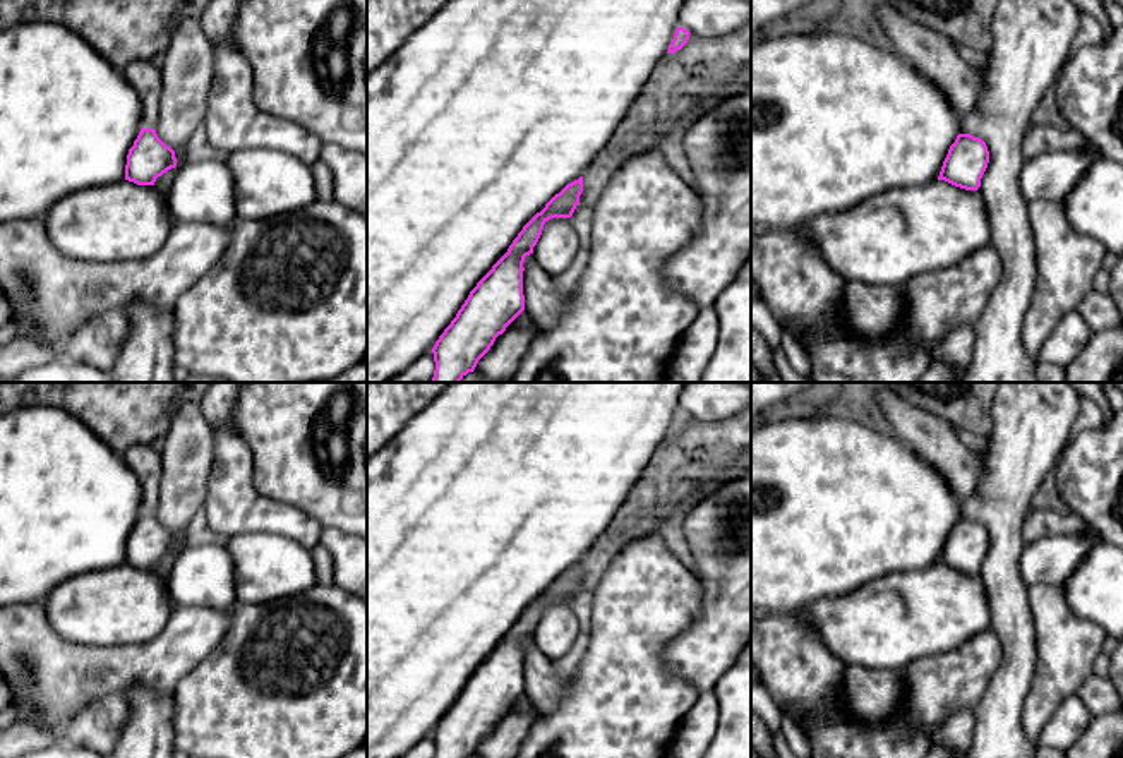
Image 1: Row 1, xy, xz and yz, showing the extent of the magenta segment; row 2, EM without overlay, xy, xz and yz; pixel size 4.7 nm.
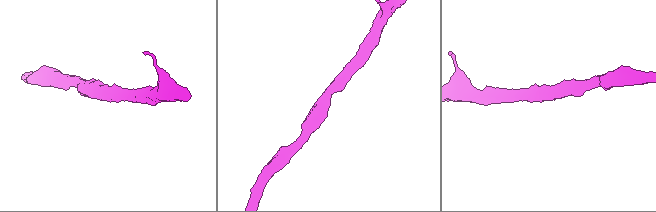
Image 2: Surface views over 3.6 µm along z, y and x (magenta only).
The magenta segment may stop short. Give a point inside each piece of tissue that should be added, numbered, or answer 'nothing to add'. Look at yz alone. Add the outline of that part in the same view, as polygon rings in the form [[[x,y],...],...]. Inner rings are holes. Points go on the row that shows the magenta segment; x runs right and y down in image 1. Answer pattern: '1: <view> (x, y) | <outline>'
nothing to add

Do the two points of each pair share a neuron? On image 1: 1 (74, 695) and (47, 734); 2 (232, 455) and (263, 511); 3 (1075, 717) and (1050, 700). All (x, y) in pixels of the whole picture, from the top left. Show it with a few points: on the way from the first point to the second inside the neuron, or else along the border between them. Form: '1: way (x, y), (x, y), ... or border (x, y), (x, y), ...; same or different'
1: border (18, 719), (47, 724), (57, 739); different
2: way (232, 469), (232, 481), (249, 498); same
3: border (1075, 693), (1055, 710), (1038, 739); different

